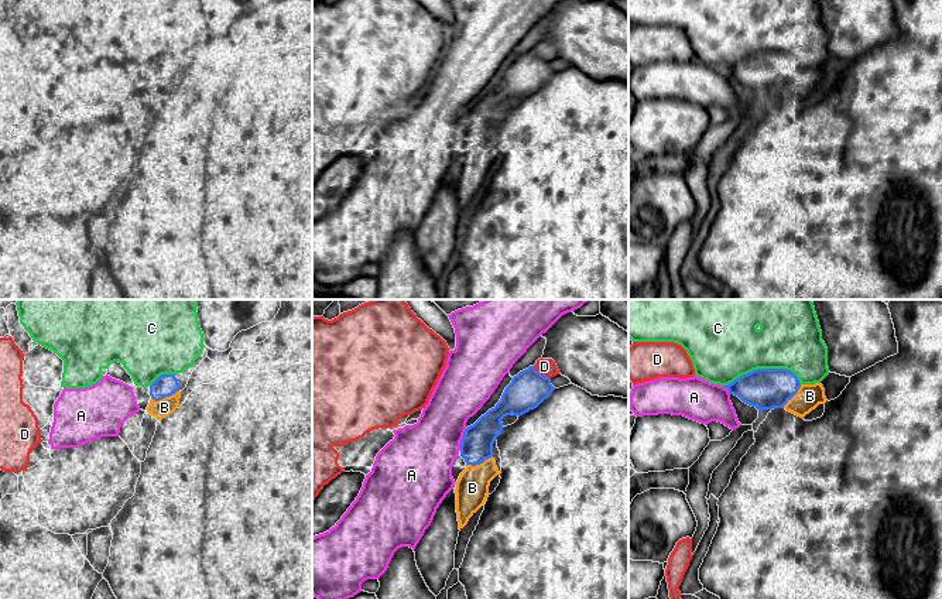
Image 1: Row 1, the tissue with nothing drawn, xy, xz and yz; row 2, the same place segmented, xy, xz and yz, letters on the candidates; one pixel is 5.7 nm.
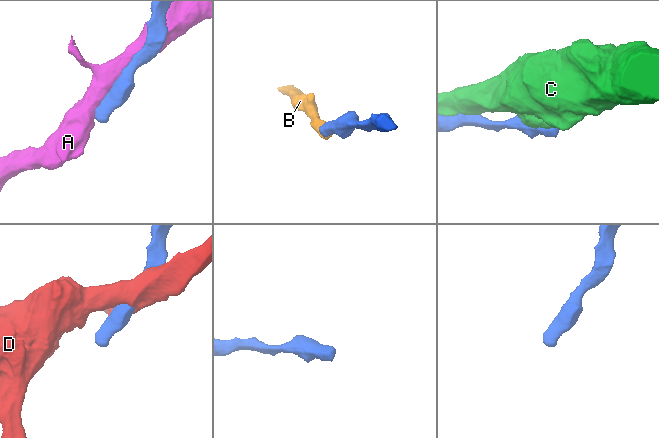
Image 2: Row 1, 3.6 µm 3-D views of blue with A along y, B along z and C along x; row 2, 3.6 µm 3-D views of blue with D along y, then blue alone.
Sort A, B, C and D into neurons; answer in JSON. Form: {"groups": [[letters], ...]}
{"groups": [["A"], ["B"], ["C"], ["D"]]}

